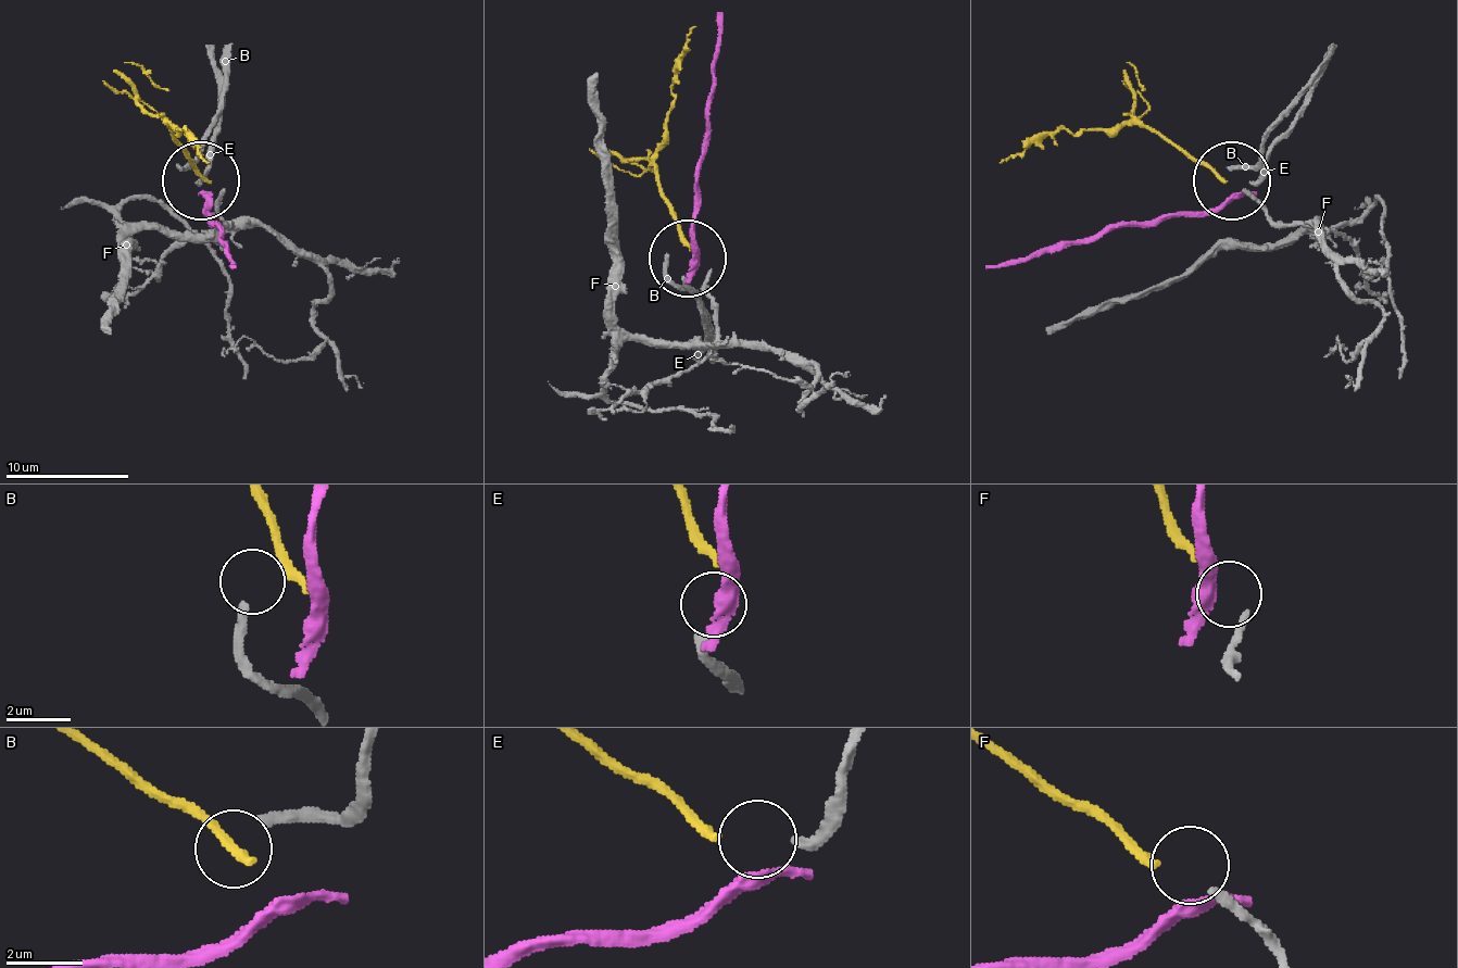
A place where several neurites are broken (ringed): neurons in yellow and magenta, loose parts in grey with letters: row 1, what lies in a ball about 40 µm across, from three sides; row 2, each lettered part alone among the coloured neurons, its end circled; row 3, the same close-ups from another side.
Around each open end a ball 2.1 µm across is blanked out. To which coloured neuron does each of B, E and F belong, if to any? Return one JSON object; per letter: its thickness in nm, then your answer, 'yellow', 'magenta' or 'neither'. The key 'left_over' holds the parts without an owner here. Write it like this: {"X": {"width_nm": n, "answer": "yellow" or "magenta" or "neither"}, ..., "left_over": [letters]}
{"B": {"width_nm": 280, "answer": "neither"}, "E": {"width_nm": 280, "answer": "neither"}, "F": {"width_nm": 220, "answer": "yellow"}, "left_over": ["B", "E"]}

